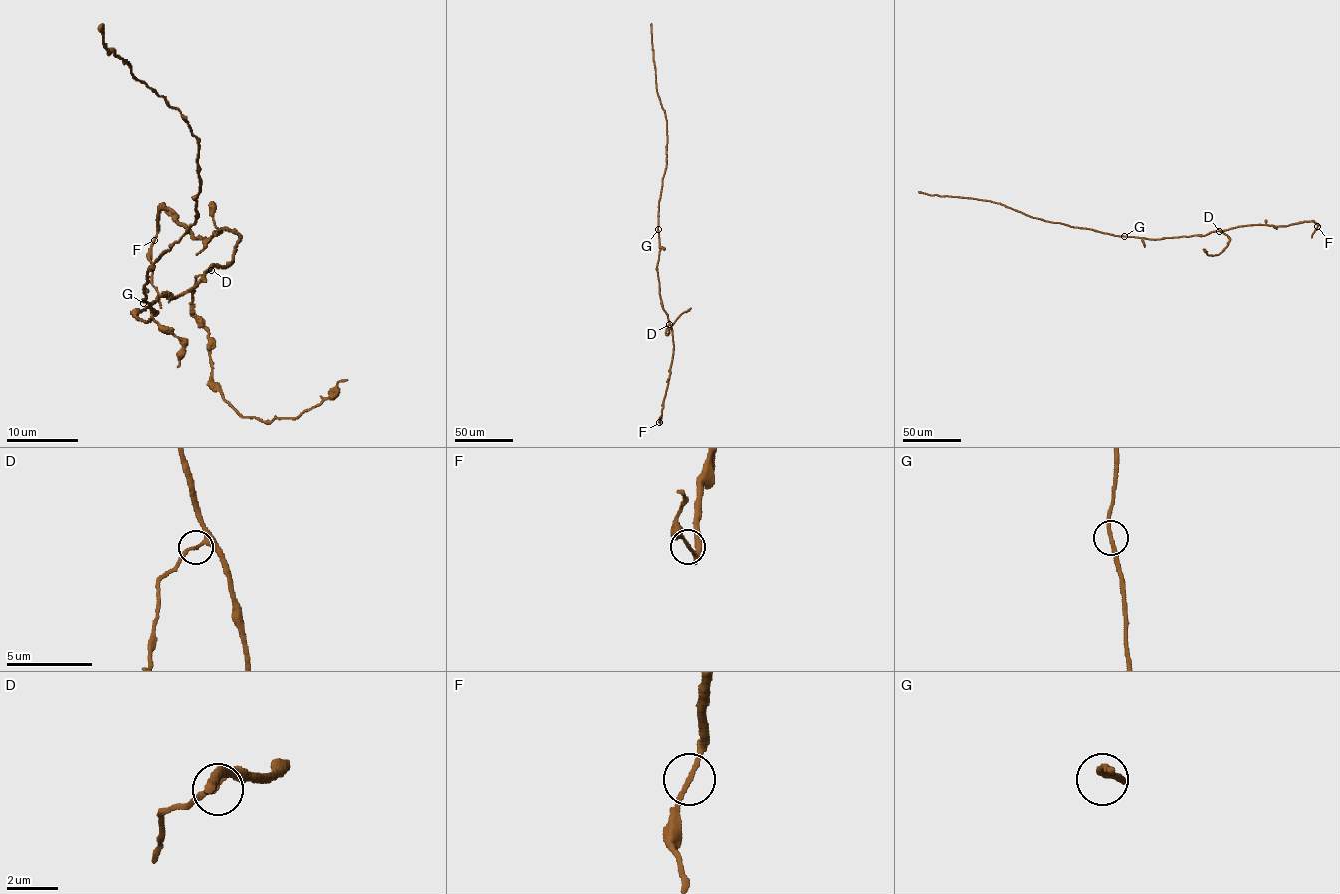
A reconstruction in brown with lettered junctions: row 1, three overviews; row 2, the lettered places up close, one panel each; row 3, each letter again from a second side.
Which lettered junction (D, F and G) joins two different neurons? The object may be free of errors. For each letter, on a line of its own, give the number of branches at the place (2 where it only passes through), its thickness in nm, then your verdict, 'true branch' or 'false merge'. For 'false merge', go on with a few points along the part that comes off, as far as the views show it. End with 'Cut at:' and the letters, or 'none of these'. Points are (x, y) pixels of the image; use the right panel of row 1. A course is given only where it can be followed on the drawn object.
D: 2 branches meet; 180 nm thick; true branch
F: 2 branches meet; 160 nm thick; true branch
G: 2 branches meet; 240 nm thick; true branch
Cut at: none of these

